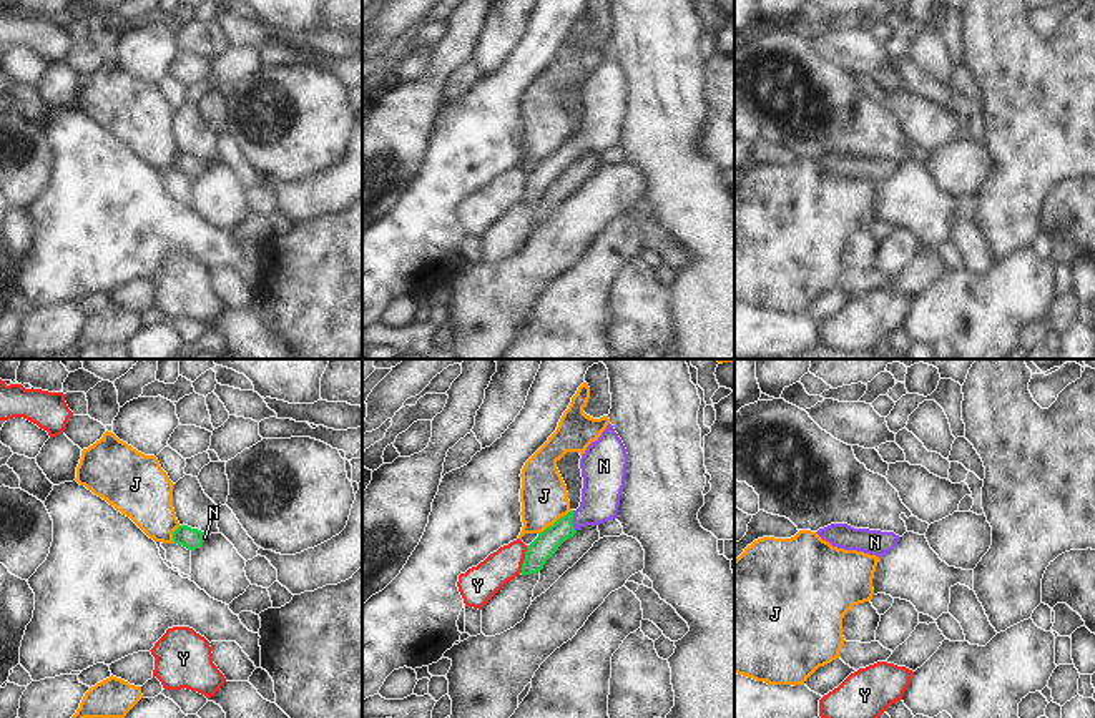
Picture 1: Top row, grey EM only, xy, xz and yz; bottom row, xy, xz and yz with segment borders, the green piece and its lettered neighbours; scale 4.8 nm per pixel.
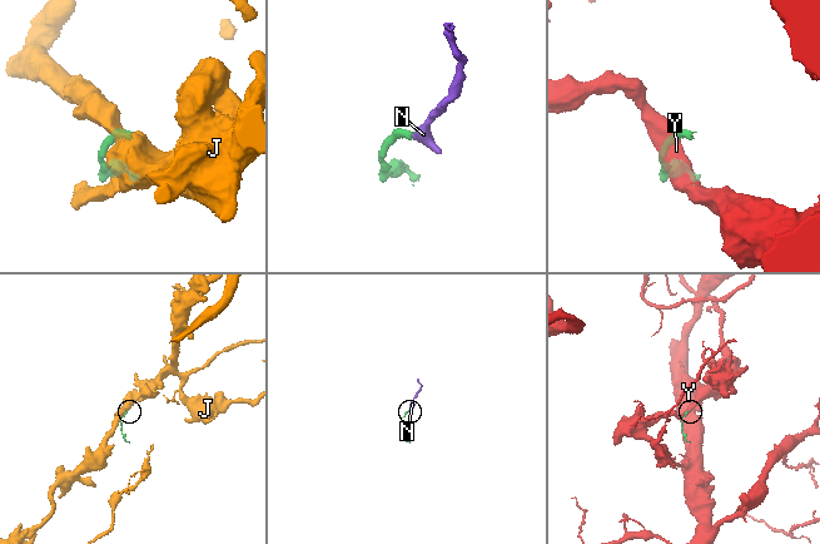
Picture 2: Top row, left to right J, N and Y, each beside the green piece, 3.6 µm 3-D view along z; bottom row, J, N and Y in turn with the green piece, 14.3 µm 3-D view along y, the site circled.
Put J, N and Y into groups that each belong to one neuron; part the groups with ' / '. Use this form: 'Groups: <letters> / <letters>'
Groups: J / N / Y

